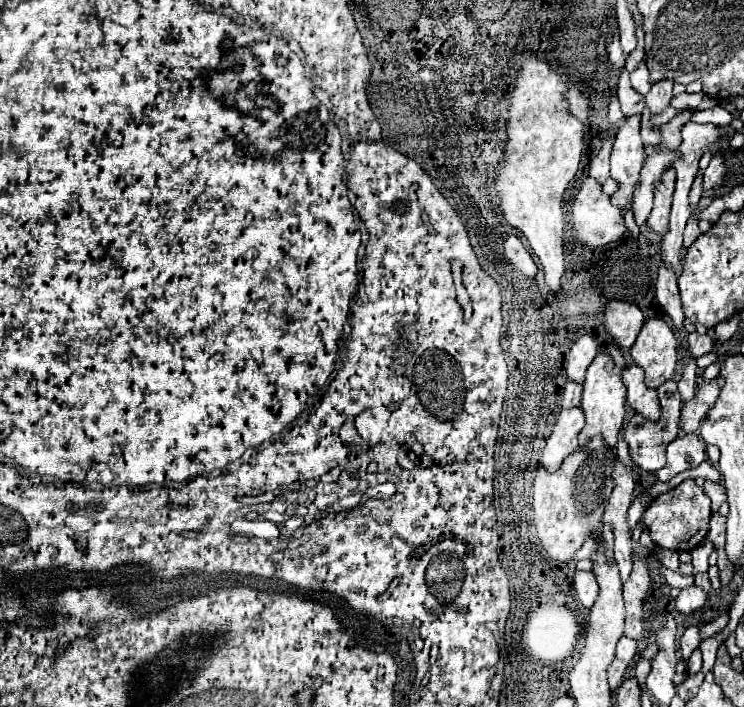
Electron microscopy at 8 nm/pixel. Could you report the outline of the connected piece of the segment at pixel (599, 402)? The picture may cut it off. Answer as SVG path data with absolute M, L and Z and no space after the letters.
M601 351L593 363L587 369L587 377L583 383L583 399L581 399L581 407L585 411L585 427L579 433L579 445L585 445L585 441L589 441L595 435L603 435L607 447L615 447L617 443L617 435L625 417L625 383L621 381L621 375L615 371L615 363L611 359L609 353Z

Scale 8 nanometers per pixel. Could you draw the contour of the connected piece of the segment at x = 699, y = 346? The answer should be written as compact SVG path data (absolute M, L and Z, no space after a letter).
M691 333L687 337L689 341L689 349L693 353L693 357L701 357L701 355L707 355L713 351L715 347L715 341L709 337L709 335L699 335L699 333Z

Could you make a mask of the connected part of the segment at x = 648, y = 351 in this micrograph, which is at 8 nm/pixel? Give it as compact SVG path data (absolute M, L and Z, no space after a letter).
M659 317L647 319L631 347L631 357L643 367L645 385L649 389L657 389L669 381L677 365L677 341L671 327Z

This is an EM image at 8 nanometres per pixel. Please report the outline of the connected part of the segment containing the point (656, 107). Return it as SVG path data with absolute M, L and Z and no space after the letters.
M661 79L645 95L645 103L647 103L651 113L661 113L669 107L671 97L673 97L673 81L671 79Z

